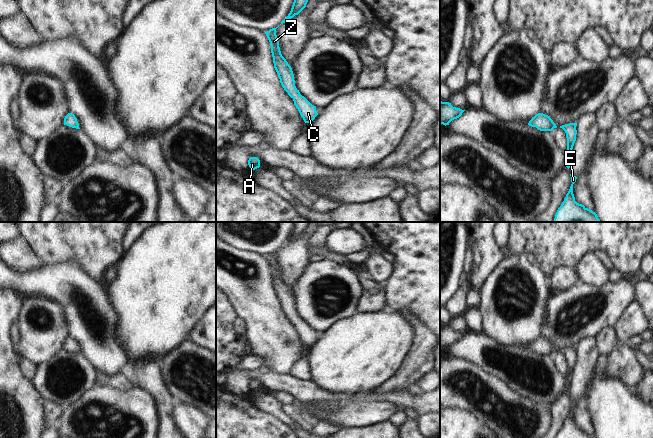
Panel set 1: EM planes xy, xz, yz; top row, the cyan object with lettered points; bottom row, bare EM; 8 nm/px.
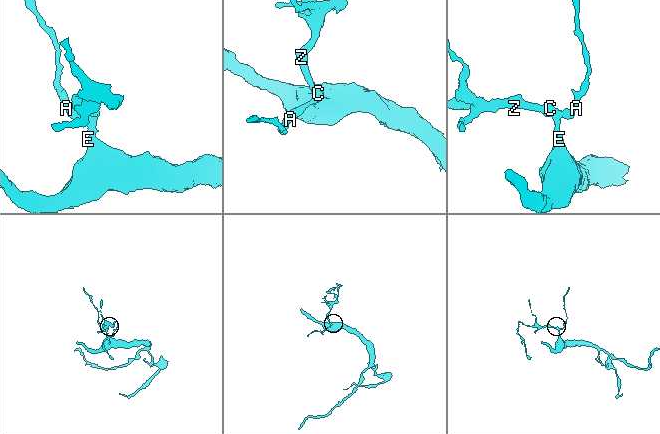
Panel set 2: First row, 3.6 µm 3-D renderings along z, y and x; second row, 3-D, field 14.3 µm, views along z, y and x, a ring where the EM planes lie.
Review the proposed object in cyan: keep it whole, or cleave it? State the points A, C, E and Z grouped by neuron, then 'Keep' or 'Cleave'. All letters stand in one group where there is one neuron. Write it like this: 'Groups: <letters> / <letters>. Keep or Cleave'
Groups: A C E Z. Keep.

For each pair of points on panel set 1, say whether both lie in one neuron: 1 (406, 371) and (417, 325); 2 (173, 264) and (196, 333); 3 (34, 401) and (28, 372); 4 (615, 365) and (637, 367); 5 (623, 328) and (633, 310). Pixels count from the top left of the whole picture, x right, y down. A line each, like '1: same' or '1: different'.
1: same
2: different
3: different
4: same
5: same

